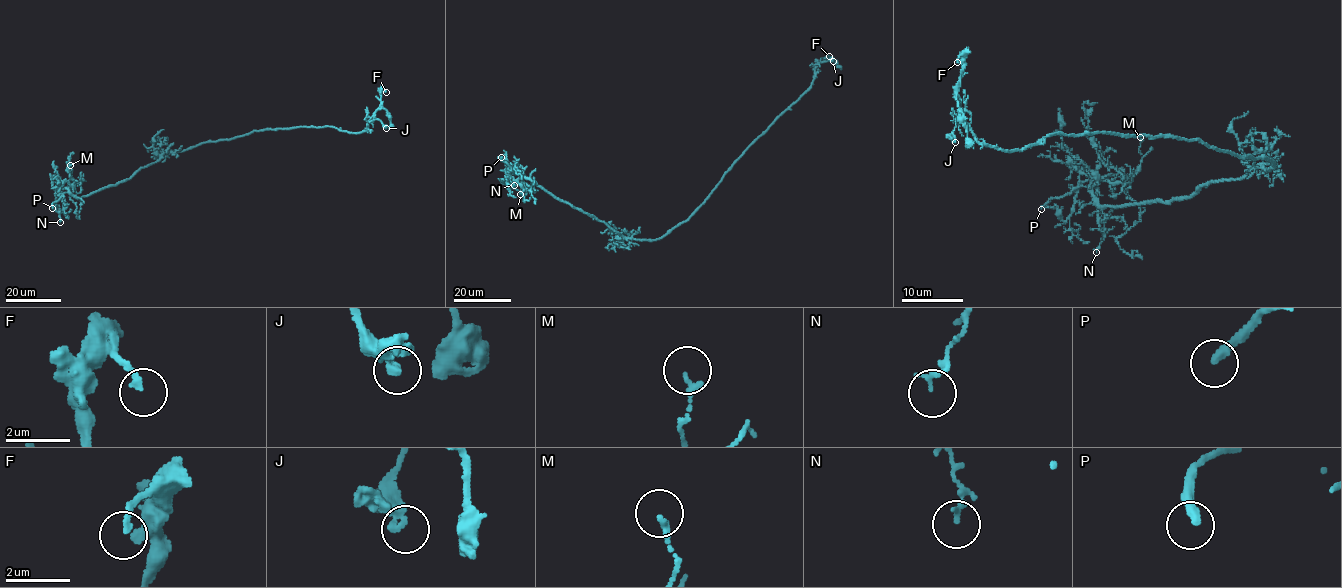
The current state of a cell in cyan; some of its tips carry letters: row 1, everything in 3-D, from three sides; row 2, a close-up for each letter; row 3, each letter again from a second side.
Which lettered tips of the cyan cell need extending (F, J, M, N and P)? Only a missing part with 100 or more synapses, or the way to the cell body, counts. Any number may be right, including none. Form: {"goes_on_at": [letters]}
{"goes_on_at": ["P"]}

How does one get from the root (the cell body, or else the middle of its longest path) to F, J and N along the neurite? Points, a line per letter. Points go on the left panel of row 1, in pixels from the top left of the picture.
F: (216, 141), (254, 131), (302, 126), (330, 126), (358, 133), (367, 129), (381, 103), (380, 91), (386, 92)
J: (216, 141), (254, 131), (302, 126), (330, 126), (356, 133), (367, 129), (371, 119), (379, 120), (386, 128)
N: (216, 141), (165, 152), (129, 178), (87, 195), (75, 197), (66, 189), (58, 188), (54, 209), (60, 222)

